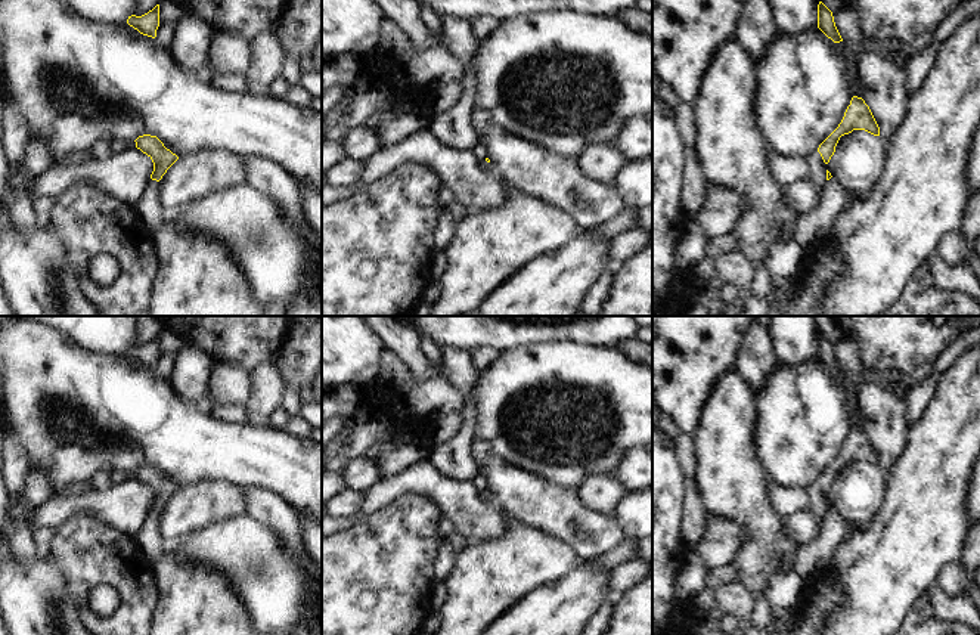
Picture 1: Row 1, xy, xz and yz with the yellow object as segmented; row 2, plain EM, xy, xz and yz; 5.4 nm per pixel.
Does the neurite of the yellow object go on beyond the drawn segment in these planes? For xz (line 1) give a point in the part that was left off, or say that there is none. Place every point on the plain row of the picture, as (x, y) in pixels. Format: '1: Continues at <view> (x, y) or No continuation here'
1: Continues at xz (483, 495).

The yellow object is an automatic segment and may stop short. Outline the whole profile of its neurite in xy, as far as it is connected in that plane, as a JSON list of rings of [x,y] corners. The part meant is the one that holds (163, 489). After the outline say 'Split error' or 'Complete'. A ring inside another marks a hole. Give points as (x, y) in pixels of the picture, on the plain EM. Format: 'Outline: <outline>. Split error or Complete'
Outline: [[[143,465],[134,473],[136,478],[146,484],[153,493],[151,511],[145,517],[142,529],[134,536],[134,540],[145,554],[148,563],[153,566],[165,552],[164,540],[158,527],[159,511],[179,487],[167,480],[156,467]]]. Split error.

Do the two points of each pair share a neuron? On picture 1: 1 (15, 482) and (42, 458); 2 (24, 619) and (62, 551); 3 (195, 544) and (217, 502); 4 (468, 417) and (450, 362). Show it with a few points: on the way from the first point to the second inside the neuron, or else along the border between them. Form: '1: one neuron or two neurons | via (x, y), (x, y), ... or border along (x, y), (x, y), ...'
1: two neurons | border along (15, 437), (24, 449), (30, 468)
2: two neurons | border along (45, 555), (58, 567), (65, 589), (71, 595)
3: two neurons | border along (236, 516), (216, 520), (186, 533), (174, 548)
4: one neuron | via (468, 403), (462, 375)

